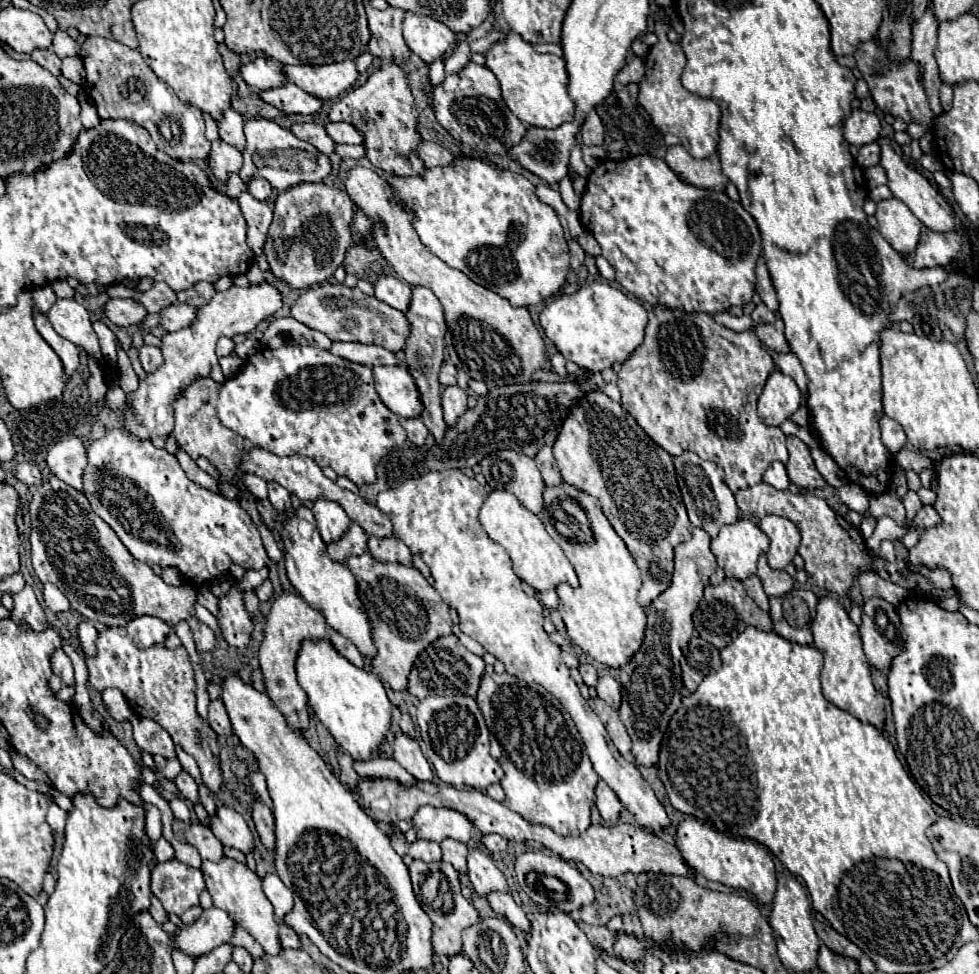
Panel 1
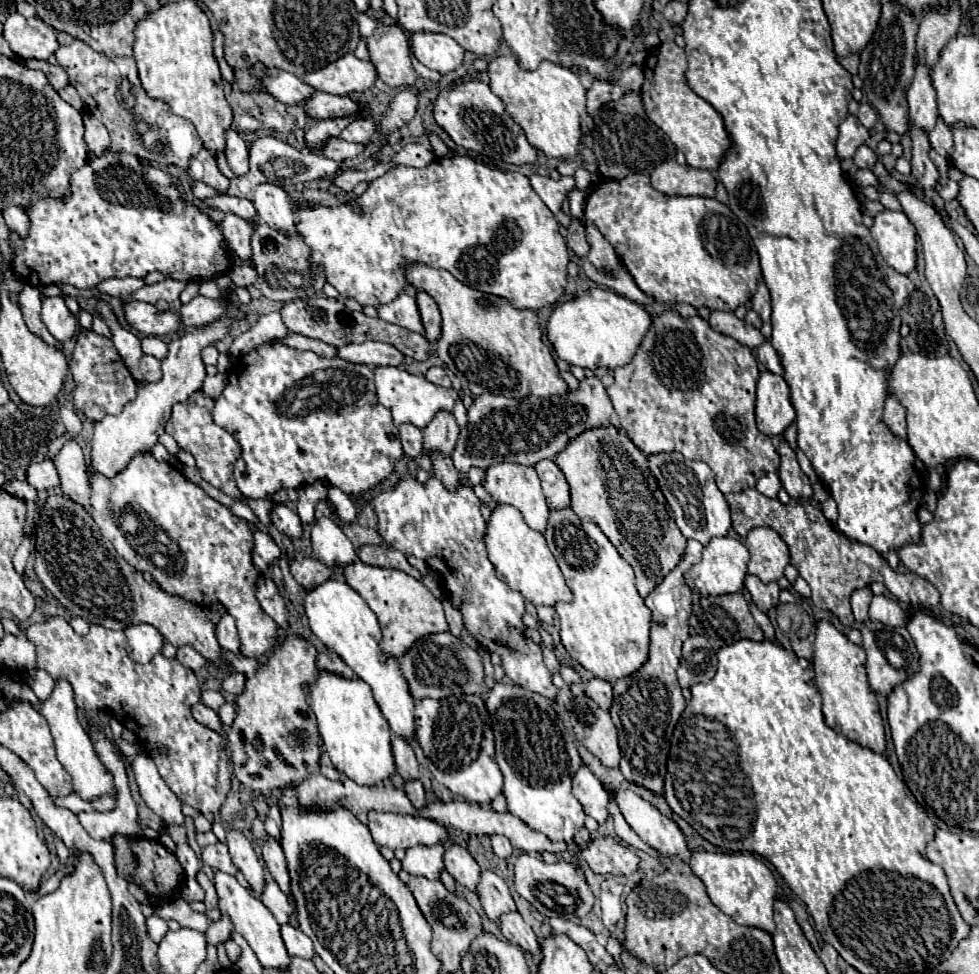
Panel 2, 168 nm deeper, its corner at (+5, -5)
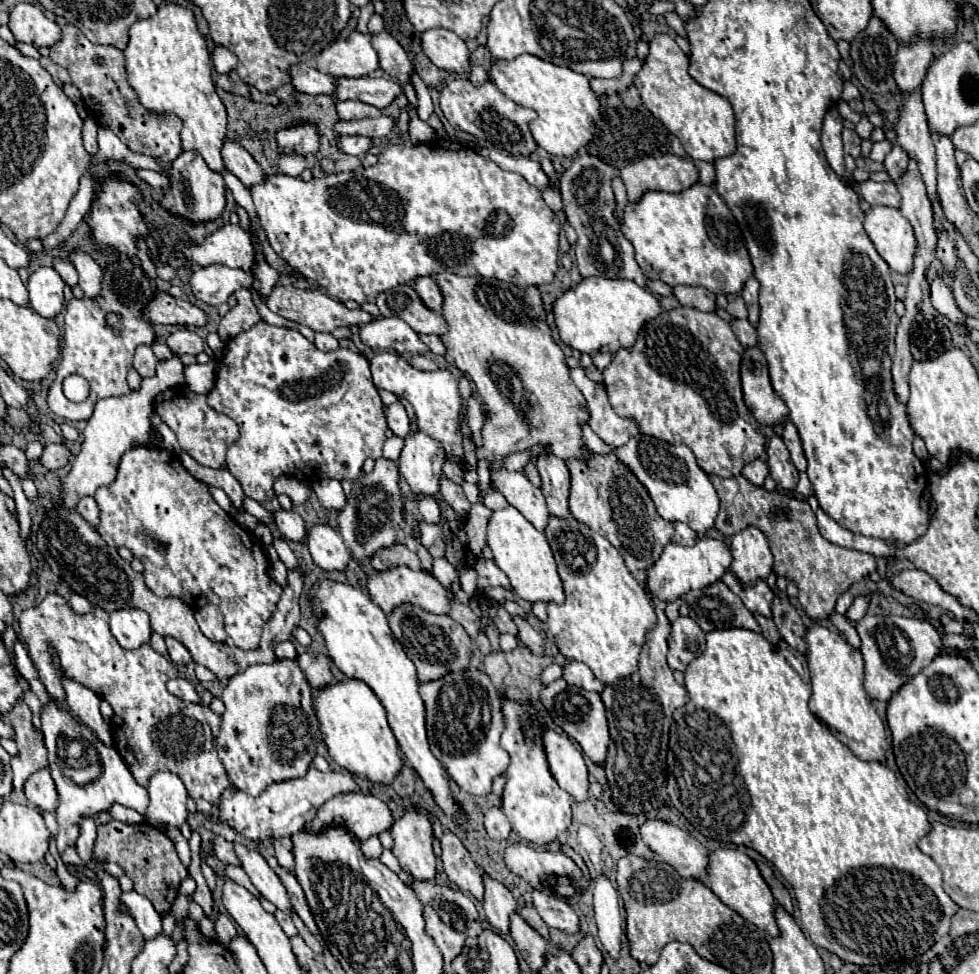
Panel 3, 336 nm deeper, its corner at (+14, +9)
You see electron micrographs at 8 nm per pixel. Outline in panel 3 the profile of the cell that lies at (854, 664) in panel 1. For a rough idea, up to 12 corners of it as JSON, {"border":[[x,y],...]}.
{"border":[[811,626],[811,712],[857,758],[885,764],[863,656]]}

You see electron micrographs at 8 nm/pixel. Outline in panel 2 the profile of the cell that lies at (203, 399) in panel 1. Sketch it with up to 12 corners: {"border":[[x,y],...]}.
{"border":[[202,390],[172,408],[166,432],[200,476],[232,500],[238,442]]}

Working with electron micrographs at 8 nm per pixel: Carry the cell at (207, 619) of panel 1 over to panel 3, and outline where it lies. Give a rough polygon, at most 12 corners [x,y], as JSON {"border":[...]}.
{"border":[[290,641],[277,644],[277,659],[295,659],[297,651]]}

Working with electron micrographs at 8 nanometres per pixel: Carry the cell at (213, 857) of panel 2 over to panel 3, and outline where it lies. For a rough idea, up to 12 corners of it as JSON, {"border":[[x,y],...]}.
{"border":[[217,836],[215,856],[221,862],[241,866],[233,844]]}

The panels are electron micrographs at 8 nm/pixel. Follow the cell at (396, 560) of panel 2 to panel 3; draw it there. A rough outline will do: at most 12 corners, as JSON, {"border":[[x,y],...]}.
{"border":[[403,544],[377,552],[373,568],[395,568],[401,564],[411,570],[421,568],[417,554]]}

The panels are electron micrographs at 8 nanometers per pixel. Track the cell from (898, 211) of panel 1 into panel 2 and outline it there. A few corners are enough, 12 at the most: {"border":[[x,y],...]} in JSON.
{"border":[[880,212],[870,232],[894,270],[916,268],[916,230],[904,212]]}

